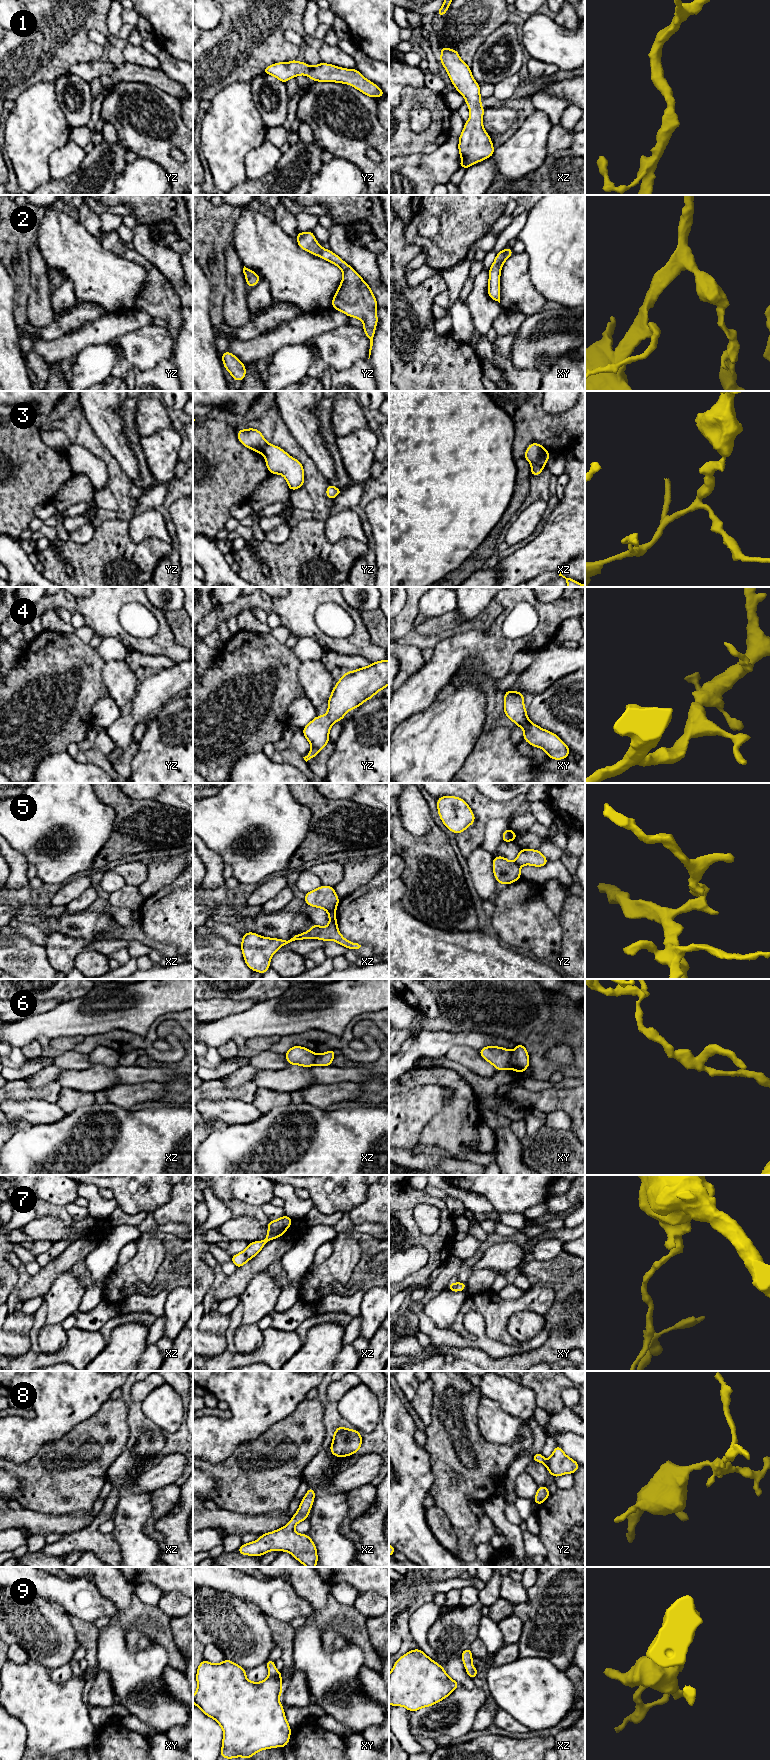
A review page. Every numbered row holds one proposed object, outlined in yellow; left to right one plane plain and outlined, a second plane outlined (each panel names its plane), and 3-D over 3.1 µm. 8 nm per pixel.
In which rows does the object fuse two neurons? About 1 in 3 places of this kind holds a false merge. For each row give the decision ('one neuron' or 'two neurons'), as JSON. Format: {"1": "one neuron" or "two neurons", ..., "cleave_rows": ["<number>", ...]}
{"1": "one neuron", "2": "one neuron", "3": "two neurons", "4": "one neuron", "5": "two neurons", "6": "two neurons", "7": "one neuron", "8": "one neuron", "9": "one neuron", "cleave_rows": ["3", "5", "6"]}

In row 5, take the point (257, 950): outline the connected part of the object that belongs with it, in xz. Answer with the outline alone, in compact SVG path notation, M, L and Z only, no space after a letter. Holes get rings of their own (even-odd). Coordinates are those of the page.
M328 912L329 925L326 927L316 925L305 933L299 933L290 940L268 938L253 932L244 933L241 943L242 954L246 965L253 971L264 974L270 968L270 959L282 946L304 939L333 940L347 949L359 949L361 945L345 939L339 932L336 912Z

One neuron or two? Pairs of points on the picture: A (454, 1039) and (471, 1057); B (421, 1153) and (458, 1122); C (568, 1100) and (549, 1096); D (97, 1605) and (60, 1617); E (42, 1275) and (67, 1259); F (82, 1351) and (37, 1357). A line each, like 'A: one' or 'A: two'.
A: two
B: one
C: one
D: two
E: one
F: one

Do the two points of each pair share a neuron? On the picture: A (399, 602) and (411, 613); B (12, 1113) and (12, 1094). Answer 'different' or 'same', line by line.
A: different
B: different

